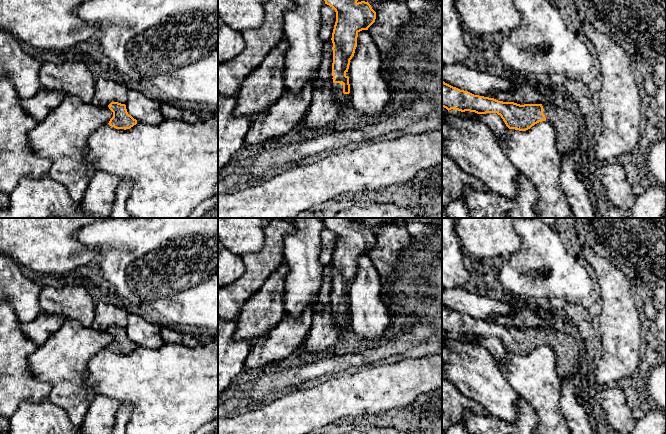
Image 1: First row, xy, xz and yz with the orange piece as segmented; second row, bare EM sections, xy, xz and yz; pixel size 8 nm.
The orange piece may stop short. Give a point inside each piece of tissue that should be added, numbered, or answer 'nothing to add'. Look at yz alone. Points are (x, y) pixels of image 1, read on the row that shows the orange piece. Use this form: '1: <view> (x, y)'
1: yz (566, 124)

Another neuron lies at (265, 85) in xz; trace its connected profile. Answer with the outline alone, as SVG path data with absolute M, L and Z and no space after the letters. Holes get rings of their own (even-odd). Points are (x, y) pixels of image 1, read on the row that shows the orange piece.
M282 37L279 44L245 79L237 92L234 116L254 117L266 110L284 93L284 69L288 42Z

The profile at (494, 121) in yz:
M497 113L478 114L478 120L490 128L500 144L507 139L508 127Z

